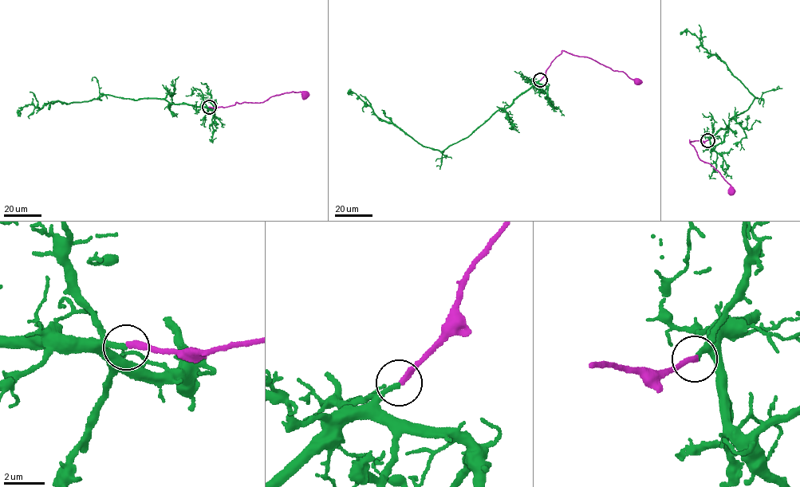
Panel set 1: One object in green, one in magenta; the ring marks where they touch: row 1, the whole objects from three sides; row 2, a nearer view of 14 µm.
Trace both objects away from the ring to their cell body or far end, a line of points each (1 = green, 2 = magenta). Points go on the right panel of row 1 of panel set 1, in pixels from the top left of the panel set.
1: (707, 140), (756, 97), (695, 35), (685, 31), (680, 34)
2: (707, 140), (689, 140), (699, 159), (719, 171), (731, 191)

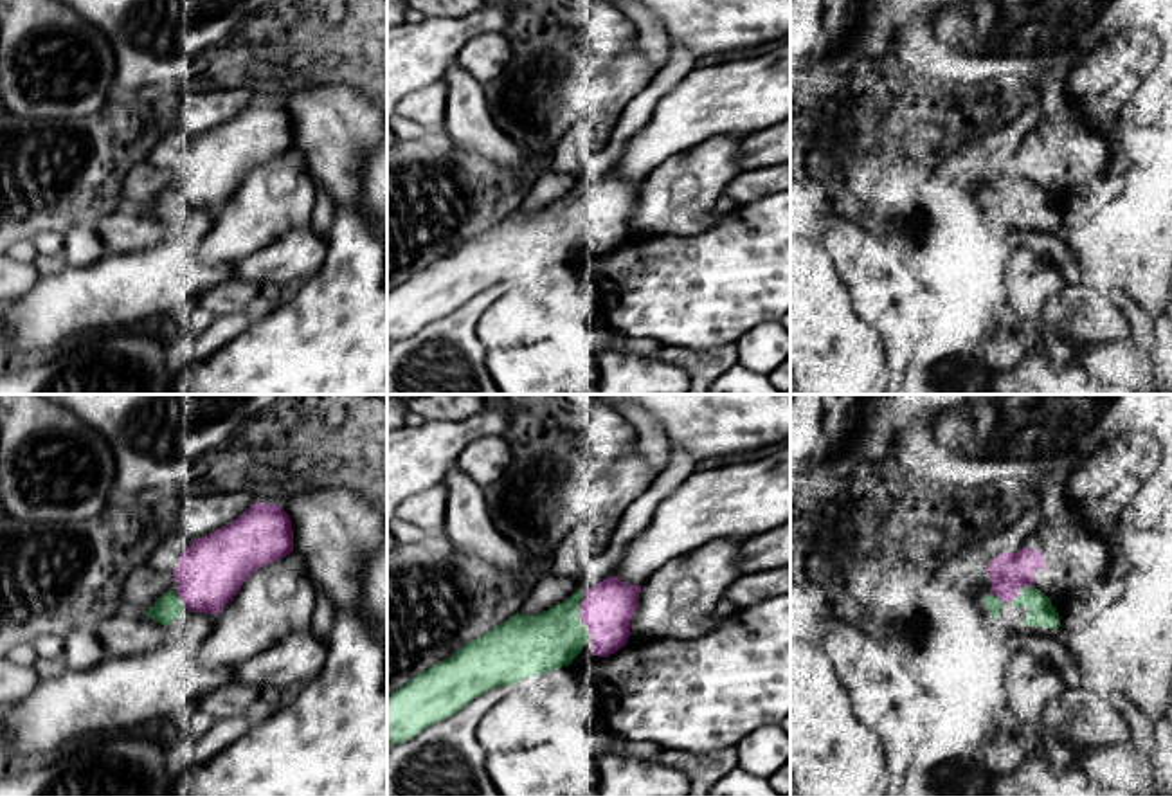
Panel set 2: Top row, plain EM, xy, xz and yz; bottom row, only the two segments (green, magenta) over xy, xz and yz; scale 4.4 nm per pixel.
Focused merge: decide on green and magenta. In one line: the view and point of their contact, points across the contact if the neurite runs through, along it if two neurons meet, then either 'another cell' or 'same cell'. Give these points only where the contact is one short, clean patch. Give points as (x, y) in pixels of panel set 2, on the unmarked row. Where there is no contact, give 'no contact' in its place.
contact yz (996, 193); same cell

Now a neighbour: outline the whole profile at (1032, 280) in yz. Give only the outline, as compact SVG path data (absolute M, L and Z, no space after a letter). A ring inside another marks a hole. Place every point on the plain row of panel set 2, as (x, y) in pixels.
M1028 247L1010 249L1006 304L1028 330L1042 322L1046 301L1059 295L1069 283L1046 256Z

